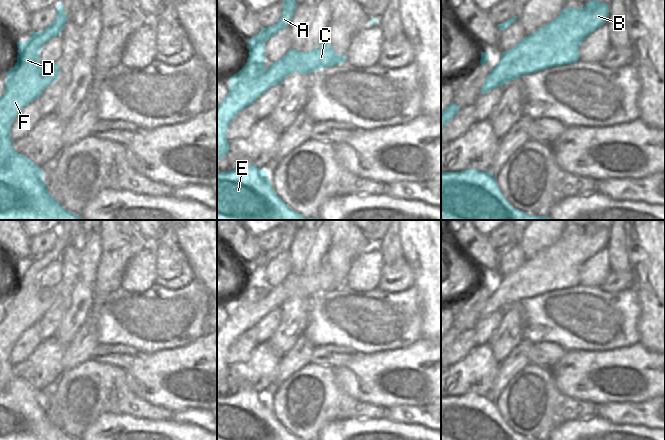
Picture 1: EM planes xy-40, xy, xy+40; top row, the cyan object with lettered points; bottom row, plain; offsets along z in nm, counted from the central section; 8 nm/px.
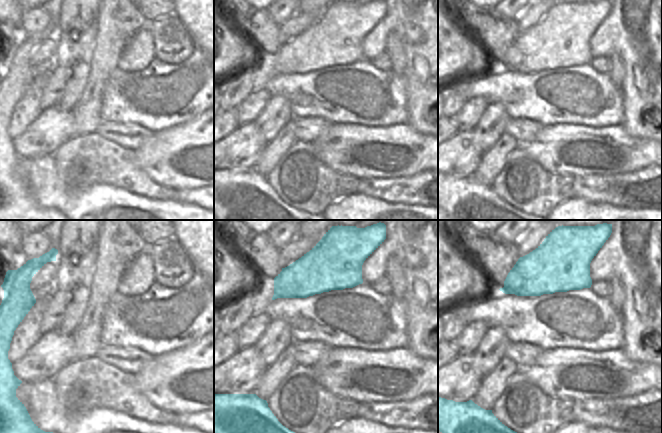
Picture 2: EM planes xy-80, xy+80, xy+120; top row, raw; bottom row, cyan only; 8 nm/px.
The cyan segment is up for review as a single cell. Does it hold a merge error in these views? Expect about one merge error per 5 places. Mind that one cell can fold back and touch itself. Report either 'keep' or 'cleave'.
keep

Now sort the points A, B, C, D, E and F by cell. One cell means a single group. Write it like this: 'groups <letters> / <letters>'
groups A B C D E F

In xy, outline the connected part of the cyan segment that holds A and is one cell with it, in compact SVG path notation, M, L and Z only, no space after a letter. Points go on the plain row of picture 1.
M291 222L283 225L279 245L263 252L249 264L249 281L246 289L231 300L229 317L217 332L217 385L229 375L227 353L229 347L246 331L253 328L272 310L281 308L283 303L294 296L311 298L316 294L336 290L345 286L347 277L339 280L324 262L319 271L310 276L290 273L278 286L265 291L265 267L280 254L287 252L298 228Z

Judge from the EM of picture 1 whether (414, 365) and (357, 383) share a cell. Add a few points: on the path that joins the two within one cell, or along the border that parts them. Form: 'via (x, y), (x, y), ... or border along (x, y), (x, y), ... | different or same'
via (400, 366), (386, 368), (371, 377) | same

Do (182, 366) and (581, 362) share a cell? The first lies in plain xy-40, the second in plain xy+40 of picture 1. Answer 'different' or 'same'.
same

